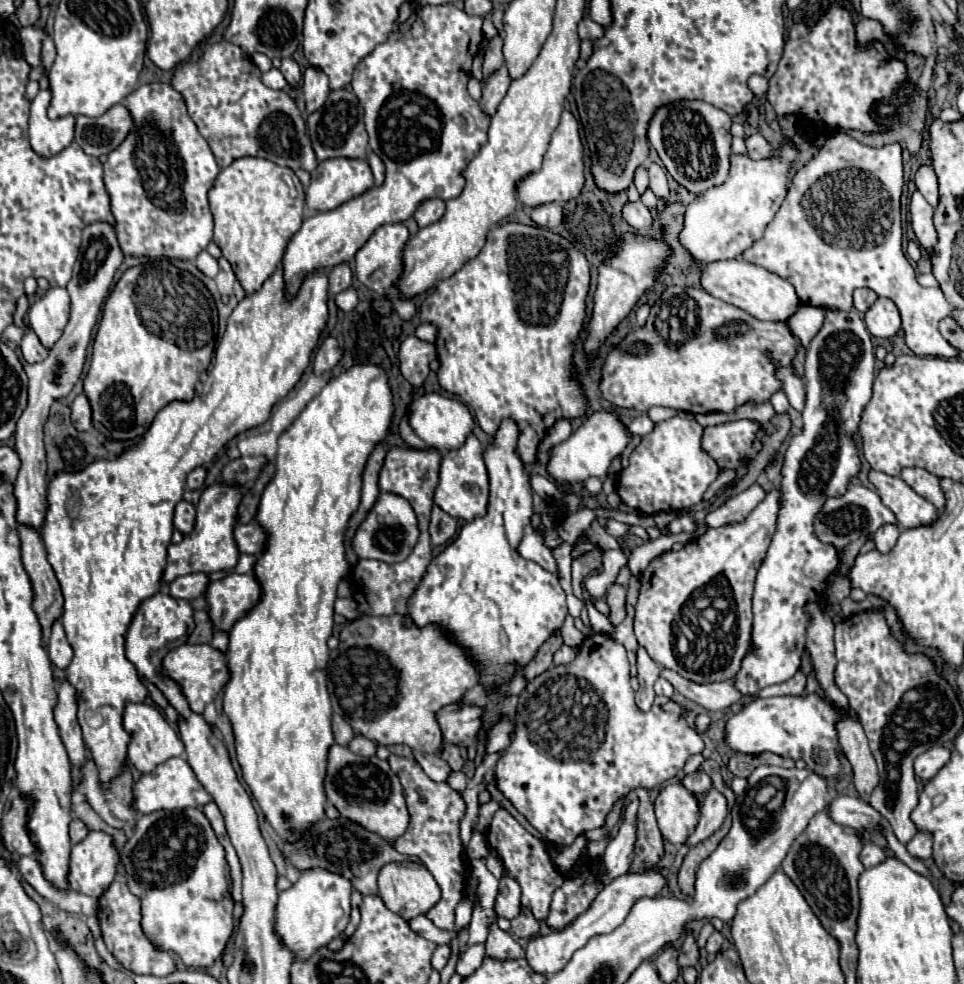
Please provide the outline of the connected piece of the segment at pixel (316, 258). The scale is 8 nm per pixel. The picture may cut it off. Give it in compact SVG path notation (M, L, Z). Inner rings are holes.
M454 4L424 6L418 8L414 14L420 16L410 16L408 22L396 28L386 42L376 46L374 52L368 54L356 66L352 76L352 90L366 112L364 120L366 120L366 132L370 136L370 148L386 164L386 180L382 186L378 188L374 186L368 192L344 202L342 206L330 212L318 212L304 220L302 228L290 238L282 258L282 272L284 272L284 284L288 296L296 296L298 288L304 284L304 280L310 274L316 274L320 270L330 272L330 268L342 262L350 262L358 252L358 248L366 244L366 240L374 234L378 226L404 222L416 212L422 200L456 198L464 188L464 178L460 176L462 168L480 152L480 148L486 142L490 118L486 118L480 112L478 102L472 100L466 90L472 58L478 52L480 42L484 40L482 18L468 16L464 10L456 8ZM462 114L472 116L474 132L466 132L468 124L462 118Z

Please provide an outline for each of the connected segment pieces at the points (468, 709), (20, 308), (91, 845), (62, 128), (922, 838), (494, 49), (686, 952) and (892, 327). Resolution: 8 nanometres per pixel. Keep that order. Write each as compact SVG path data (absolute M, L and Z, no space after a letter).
M454 702L442 708L436 714L438 726L442 730L446 744L456 744L464 748L472 748L478 744L478 734L482 730L482 706L466 704L466 702Z
M26 295L21 296L16 303L16 311L13 315L13 321L16 321L17 325L22 325L24 316L29 308L29 302Z
M90 832L70 854L70 888L86 896L100 896L116 878L120 864L114 838L106 832Z
M50 88L40 90L30 106L30 144L40 156L54 156L74 140L74 116L50 120L46 110L52 100Z
M918 832L910 844L906 844L908 848L908 854L916 856L916 858L930 858L932 856L932 836L930 832Z
M496 36L490 40L488 44L488 50L484 54L484 64L482 64L482 74L486 80L486 76L490 76L490 72L496 72L498 68L502 68L506 62L504 62L504 52L502 52L502 38Z
M686 930L686 938L684 938L684 944L680 948L680 956L678 956L678 964L682 968L686 966L696 966L698 962L698 946L696 946L696 938L692 934L692 930Z
M878 298L866 312L866 328L876 338L892 338L900 330L898 308L890 300Z

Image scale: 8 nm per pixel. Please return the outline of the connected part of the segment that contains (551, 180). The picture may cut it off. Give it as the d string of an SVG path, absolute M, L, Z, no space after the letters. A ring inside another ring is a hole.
M564 110L558 128L552 134L550 146L548 146L548 150L544 154L542 168L538 172L528 174L526 178L522 178L518 182L518 188L516 188L518 202L524 204L526 208L538 208L542 204L550 204L550 202L564 204L564 202L568 202L572 198L578 198L578 194L580 194L580 190L584 186L582 150L584 148L582 148L582 140L580 140L580 132L578 132L578 122L568 110Z

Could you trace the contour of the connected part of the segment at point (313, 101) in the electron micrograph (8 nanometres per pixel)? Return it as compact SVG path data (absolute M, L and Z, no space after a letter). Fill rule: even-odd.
M306 68L304 70L304 84L302 84L302 92L304 92L304 100L306 100L306 110L312 114L318 108L322 108L322 104L326 102L330 88L328 88L328 78L320 68Z

